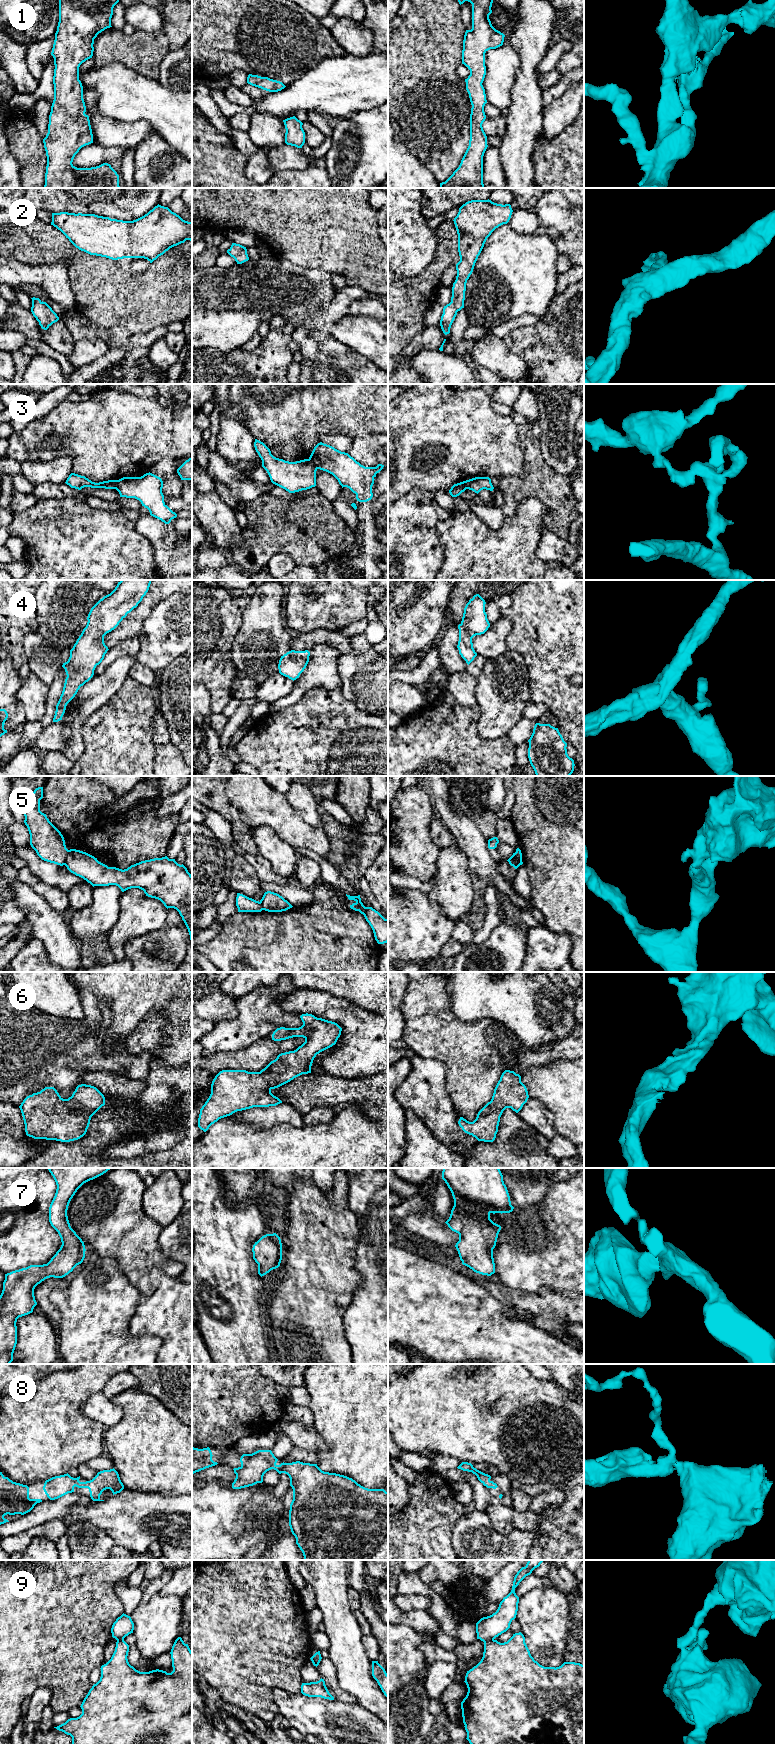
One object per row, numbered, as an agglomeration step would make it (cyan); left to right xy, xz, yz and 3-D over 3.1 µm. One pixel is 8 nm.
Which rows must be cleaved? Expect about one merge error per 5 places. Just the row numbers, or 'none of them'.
3, 5, 9

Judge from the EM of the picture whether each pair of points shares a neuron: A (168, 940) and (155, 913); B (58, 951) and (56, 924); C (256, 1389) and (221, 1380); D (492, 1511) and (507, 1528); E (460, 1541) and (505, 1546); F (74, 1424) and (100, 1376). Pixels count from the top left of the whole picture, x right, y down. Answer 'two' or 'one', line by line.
A: two
B: one
C: one
D: one
E: one
F: one

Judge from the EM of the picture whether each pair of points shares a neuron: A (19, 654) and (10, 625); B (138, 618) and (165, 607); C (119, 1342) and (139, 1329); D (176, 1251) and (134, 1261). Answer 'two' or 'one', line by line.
A: one
B: two
C: two
D: two

